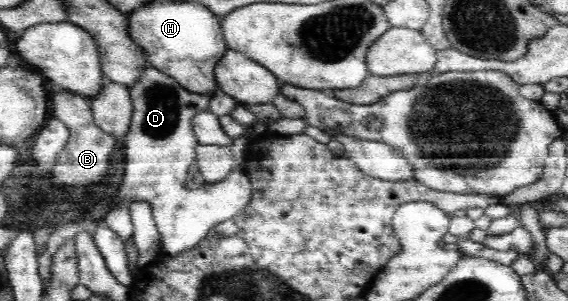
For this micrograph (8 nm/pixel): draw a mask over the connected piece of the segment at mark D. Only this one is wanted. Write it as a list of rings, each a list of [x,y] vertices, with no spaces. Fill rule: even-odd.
[[[149,66],[145,75],[129,89],[134,107],[130,129],[125,134],[125,173],[113,197],[112,209],[122,201],[147,201],[161,235],[161,249],[179,254],[194,247],[219,222],[244,213],[251,200],[251,183],[245,170],[236,169],[223,180],[204,183],[200,189],[186,188],[186,173],[196,161],[198,141],[193,131],[194,115],[208,111],[212,97],[187,91],[172,77]],[[202,193],[202,197],[194,197]]]

